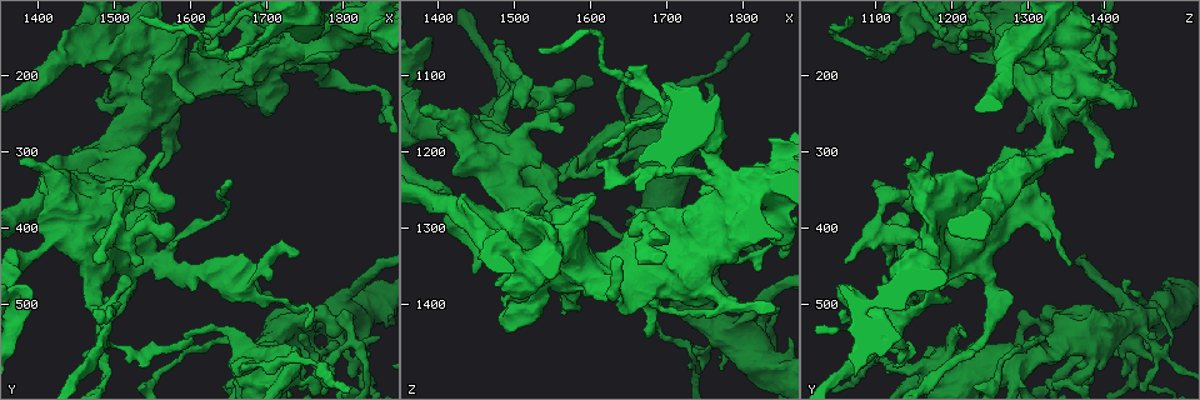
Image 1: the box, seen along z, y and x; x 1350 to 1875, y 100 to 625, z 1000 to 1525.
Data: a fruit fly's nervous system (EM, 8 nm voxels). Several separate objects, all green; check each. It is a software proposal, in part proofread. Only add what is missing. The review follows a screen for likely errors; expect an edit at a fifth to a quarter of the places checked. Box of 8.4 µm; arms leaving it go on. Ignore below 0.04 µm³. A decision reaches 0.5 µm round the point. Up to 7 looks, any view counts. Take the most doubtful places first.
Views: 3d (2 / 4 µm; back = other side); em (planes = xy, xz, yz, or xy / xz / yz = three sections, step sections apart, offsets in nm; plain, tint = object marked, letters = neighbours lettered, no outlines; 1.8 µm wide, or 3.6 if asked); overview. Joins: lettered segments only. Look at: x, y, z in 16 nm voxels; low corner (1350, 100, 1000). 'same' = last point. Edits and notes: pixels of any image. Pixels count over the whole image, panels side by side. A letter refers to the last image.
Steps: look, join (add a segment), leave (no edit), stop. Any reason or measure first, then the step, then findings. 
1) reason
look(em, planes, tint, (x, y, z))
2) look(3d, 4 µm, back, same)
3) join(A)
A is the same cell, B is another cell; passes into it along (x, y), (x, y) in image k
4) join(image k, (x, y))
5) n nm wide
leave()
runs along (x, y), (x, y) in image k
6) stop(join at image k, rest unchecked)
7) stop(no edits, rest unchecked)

thick turns thin
look(em, 3.6 µm, planes, plain, (1445, 395, 1175))

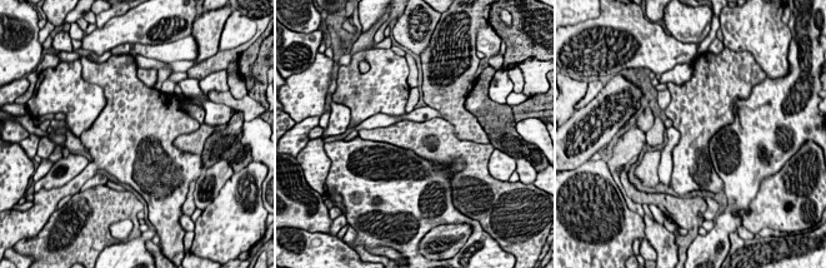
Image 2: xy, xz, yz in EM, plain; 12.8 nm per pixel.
look(em, 3.6 µm, planes, tint, same)

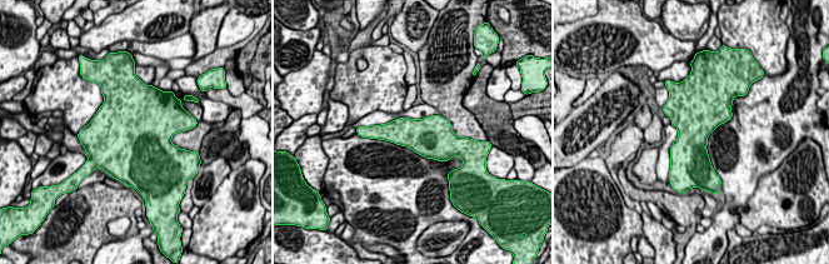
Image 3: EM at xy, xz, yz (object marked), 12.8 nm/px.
see the neighbours
look(em, 3.6 µm, planes, letters, same)

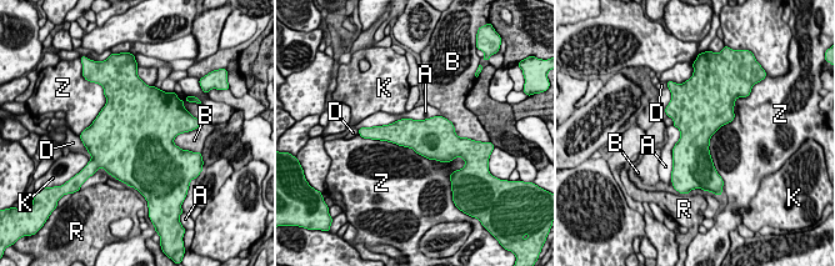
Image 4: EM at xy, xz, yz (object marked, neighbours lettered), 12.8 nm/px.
leave()
A, B, D, K, R and Z are other cells; border along (373, 139), (449, 162) in image 4; none of them fits

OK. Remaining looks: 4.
tapers out
look(3d, 2 µm, back, (1755, 530, 1110))

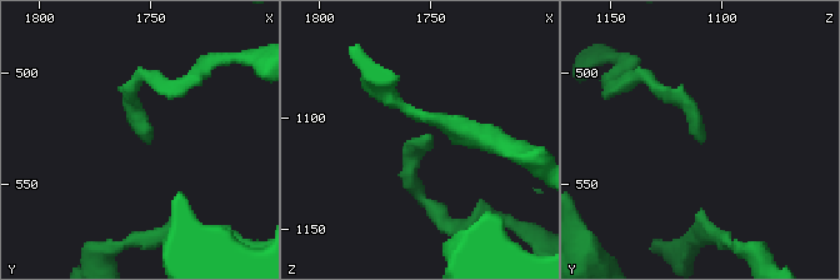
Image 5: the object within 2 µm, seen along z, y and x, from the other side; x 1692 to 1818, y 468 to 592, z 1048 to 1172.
now the EM
look(em, 3.6 µm, planes, letters, (1750, 531, 1109))

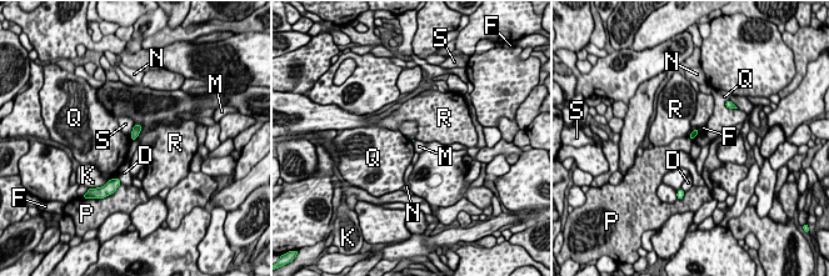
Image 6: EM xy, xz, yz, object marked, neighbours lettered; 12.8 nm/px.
leave()
D, F, K, M, N, P, Q, R and S are other cells; border along (689, 136), (692, 140) in image 6; none of them fits

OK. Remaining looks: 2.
stop(no edits, rest unchecked)

